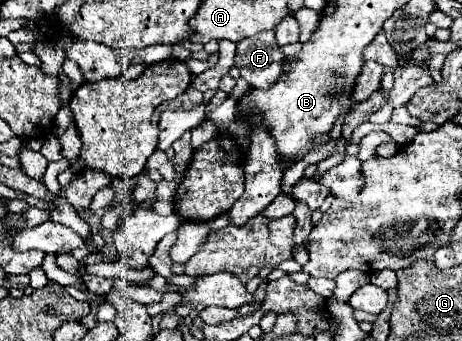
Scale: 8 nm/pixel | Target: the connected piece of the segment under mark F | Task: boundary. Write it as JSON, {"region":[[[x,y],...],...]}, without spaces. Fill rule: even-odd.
{"region":[[[261,31],[237,43],[235,67],[255,89],[269,89],[285,73],[285,55],[277,45],[275,31]]]}

